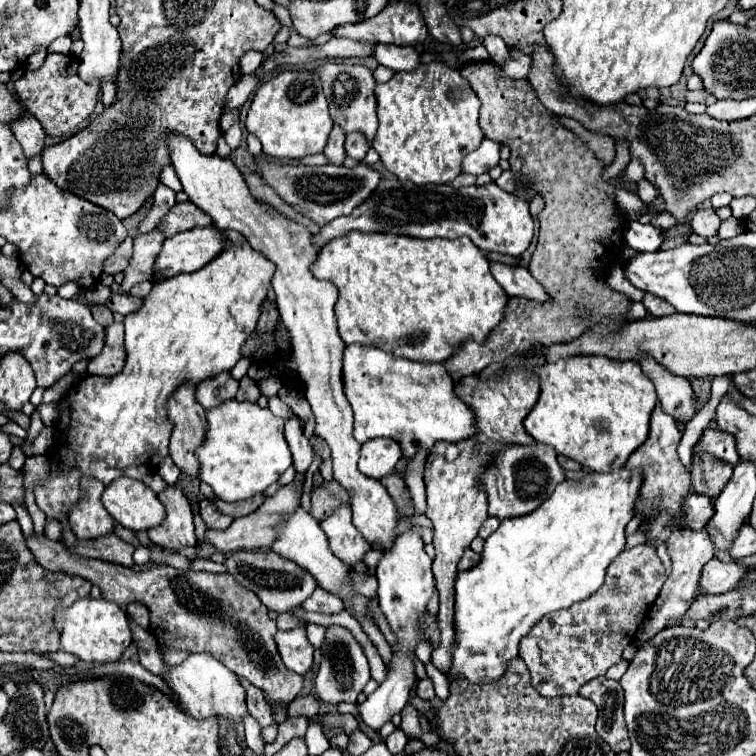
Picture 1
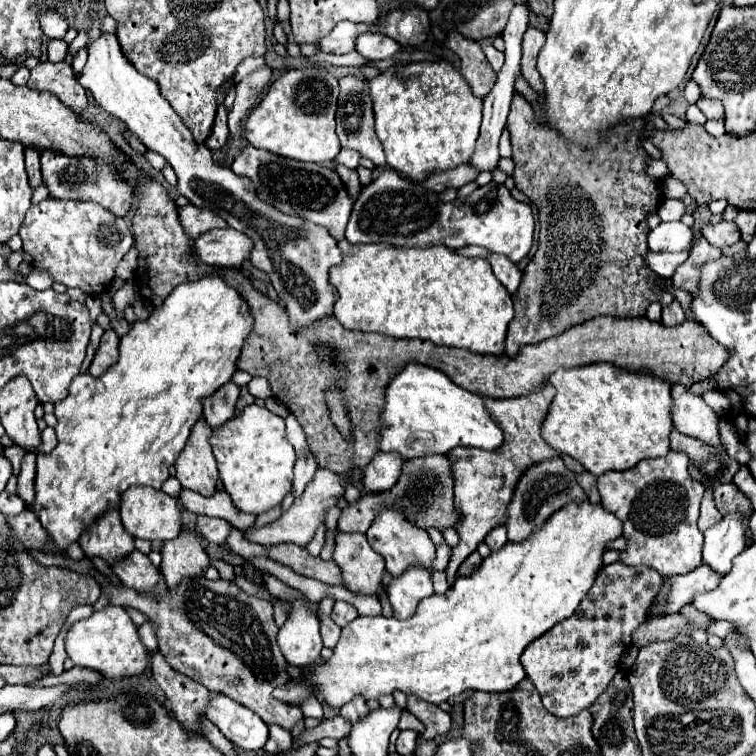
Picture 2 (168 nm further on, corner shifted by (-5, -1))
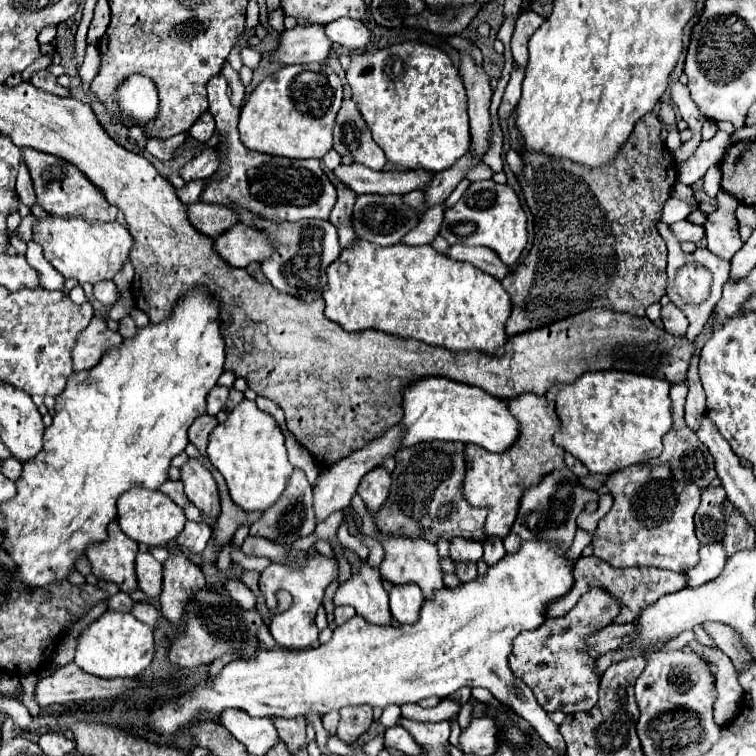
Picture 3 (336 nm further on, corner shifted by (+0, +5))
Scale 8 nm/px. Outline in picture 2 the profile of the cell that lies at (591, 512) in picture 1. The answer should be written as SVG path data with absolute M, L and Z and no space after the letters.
M567 503L527 539L517 543L509 541L499 551L493 551L473 575L459 577L447 593L423 599L413 617L405 621L395 617L357 617L341 631L341 639L329 661L313 665L311 675L305 675L303 681L291 679L285 689L275 691L275 697L299 705L307 691L319 687L323 699L339 709L355 695L379 699L379 695L391 695L395 689L407 695L413 693L435 705L447 701L451 695L461 695L465 689L511 691L525 677L525 669L519 661L525 647L577 611L581 599L595 583L597 573L603 569L603 553L609 549L607 543L621 537L621 533L621 519L601 503Z

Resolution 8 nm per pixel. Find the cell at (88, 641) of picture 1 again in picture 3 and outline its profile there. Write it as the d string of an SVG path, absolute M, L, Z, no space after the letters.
M106 611L80 635L74 663L90 675L112 679L112 677L136 677L150 665L152 657L154 657L154 629L138 621L132 613Z

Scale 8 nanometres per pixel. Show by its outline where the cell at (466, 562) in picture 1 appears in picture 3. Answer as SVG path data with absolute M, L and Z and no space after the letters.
M466 563L466 565L456 565L456 575L460 577L462 583L468 583L468 581L474 581L478 577L478 571L476 571L476 565L472 563Z

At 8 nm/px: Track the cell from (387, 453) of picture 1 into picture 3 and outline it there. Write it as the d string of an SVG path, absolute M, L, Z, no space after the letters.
M376 467L370 473L366 473L358 487L358 495L362 497L362 501L370 513L380 511L380 507L388 499L388 491L390 491L390 475L382 467Z

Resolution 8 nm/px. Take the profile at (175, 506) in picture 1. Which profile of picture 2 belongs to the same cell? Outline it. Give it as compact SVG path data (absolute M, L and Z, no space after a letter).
M183 529L175 539L165 541L161 547L161 557L163 557L163 561L161 561L159 569L165 575L165 583L169 587L175 587L181 581L181 577L185 577L185 575L193 577L193 575L203 573L203 569L209 565L209 557L201 547L201 541L199 541L195 529Z

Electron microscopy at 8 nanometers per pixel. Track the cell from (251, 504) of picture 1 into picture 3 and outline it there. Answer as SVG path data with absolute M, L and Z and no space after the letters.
M168 479L166 483L162 483L160 491L166 493L166 495L168 495L176 505L180 505L180 507L184 507L184 505L188 503L188 497L186 497L186 493L184 493L182 481L172 481L172 479Z

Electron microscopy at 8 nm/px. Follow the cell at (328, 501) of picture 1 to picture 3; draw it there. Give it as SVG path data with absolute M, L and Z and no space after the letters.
M424 441L412 447L404 447L396 453L398 459L396 469L392 471L390 497L384 503L384 509L372 515L380 533L420 537L430 543L436 543L438 539L452 541L454 537L464 537L480 543L486 541L486 509L472 507L462 493L466 475L464 447L464 443Z

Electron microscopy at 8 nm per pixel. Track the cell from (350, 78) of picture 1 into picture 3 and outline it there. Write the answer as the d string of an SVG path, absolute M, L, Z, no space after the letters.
M344 99L334 127L334 151L340 155L352 155L356 163L362 163L374 171L382 171L386 165L384 151L372 139L366 129L360 111L352 99Z

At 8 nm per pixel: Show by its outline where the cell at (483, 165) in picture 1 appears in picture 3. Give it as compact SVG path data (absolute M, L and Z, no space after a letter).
M360 163L350 165L338 165L334 169L336 179L350 187L356 195L364 193L380 193L380 195L392 195L392 193L410 193L414 189L424 189L428 179L432 179L432 173L428 171L372 171Z

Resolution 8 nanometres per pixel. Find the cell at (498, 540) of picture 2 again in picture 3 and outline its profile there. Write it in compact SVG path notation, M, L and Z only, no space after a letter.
M488 537L484 541L484 557L482 559L486 561L488 567L496 565L504 555L506 555L506 551L504 551L504 545L502 545L500 537Z

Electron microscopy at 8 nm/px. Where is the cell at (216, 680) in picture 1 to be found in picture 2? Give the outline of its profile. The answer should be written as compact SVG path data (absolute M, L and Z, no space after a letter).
M211 693L205 715L219 731L241 749L263 749L269 729L263 719L223 693Z

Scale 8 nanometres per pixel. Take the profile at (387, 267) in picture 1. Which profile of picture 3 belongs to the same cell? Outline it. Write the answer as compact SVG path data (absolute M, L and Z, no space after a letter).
M356 241L356 245L340 253L326 273L328 291L322 295L326 301L324 315L330 321L340 323L346 331L376 329L400 339L418 339L428 345L438 345L452 353L480 351L488 355L504 355L504 325L512 309L510 297L496 277L476 269L474 265L452 261L446 255L436 253L430 245L410 247L398 243L380 247L376 243Z

